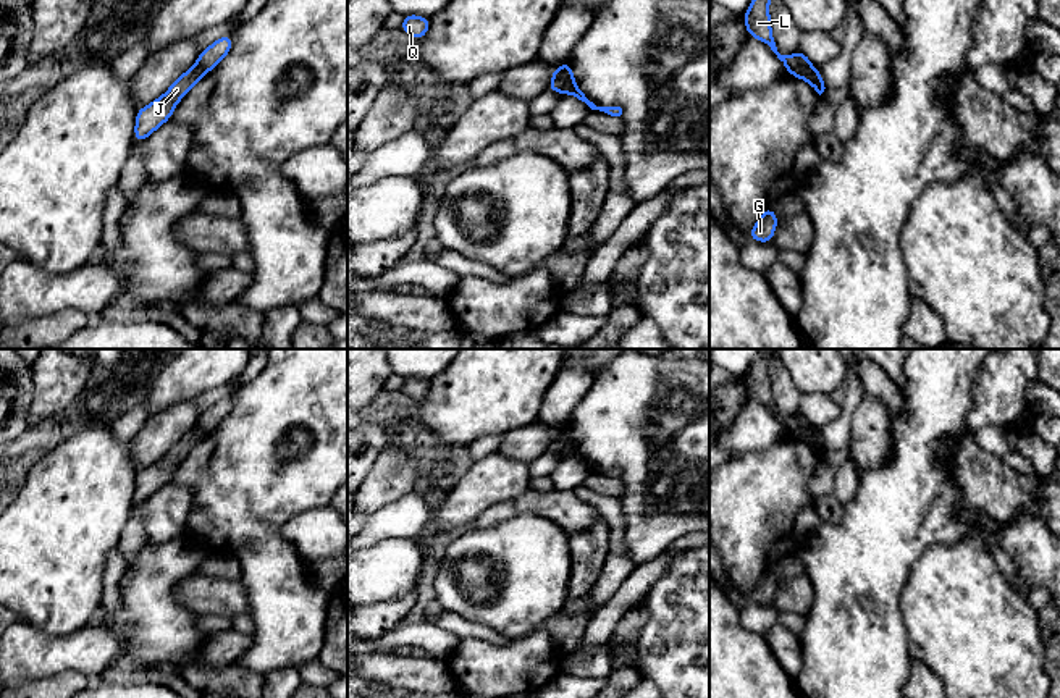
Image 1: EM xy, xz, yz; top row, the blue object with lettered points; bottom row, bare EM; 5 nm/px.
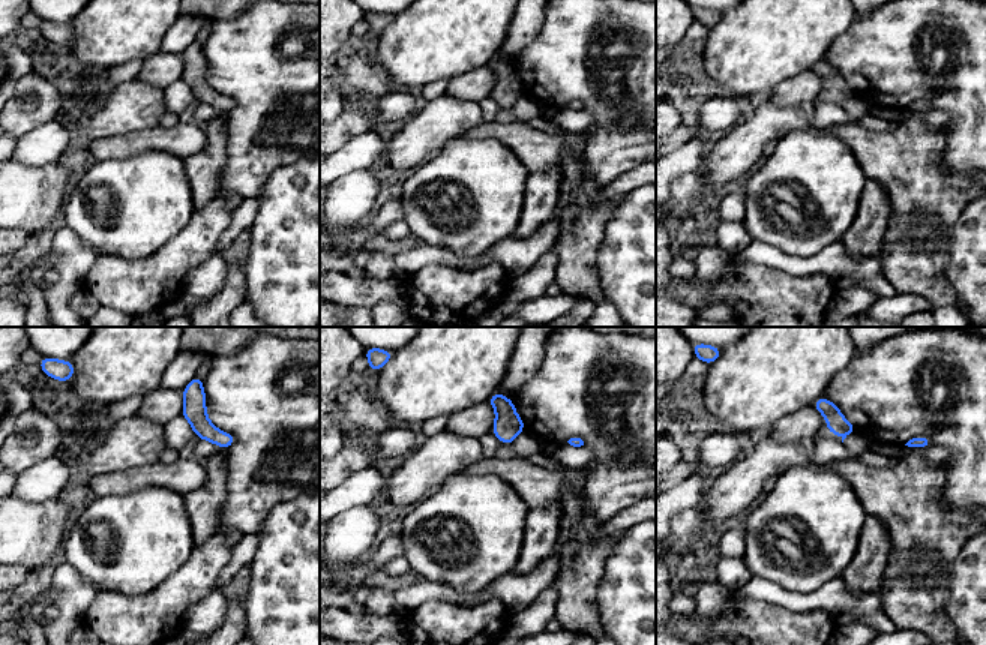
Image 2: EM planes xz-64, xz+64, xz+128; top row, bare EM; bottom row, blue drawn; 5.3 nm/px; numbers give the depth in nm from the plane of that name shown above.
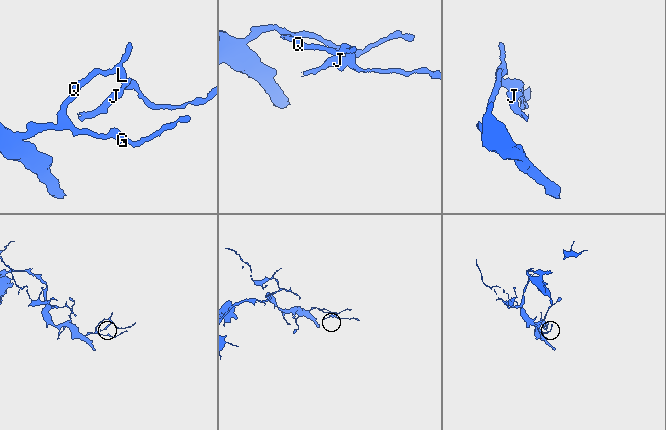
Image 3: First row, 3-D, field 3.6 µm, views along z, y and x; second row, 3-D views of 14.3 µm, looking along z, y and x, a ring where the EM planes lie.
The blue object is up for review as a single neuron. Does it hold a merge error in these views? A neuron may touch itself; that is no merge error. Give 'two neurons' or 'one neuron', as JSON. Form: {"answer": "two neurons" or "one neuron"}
{"answer": "two neurons"}

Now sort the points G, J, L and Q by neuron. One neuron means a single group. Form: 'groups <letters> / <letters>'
groups G L Q / J

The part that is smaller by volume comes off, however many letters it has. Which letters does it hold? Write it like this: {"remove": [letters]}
{"remove": ["J"]}

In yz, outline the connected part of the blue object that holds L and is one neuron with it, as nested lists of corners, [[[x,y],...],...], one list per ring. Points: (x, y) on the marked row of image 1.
[[[751,0],[751,5],[743,15],[743,21],[747,24],[747,34],[769,45],[777,58],[785,65],[787,71],[811,66],[810,58],[801,50],[795,55],[780,55],[777,52],[771,31],[769,0]]]

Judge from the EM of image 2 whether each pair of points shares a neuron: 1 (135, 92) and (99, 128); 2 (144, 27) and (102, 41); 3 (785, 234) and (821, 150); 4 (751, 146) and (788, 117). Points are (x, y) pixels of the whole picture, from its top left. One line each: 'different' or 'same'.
1: same
2: same
3: same
4: same

